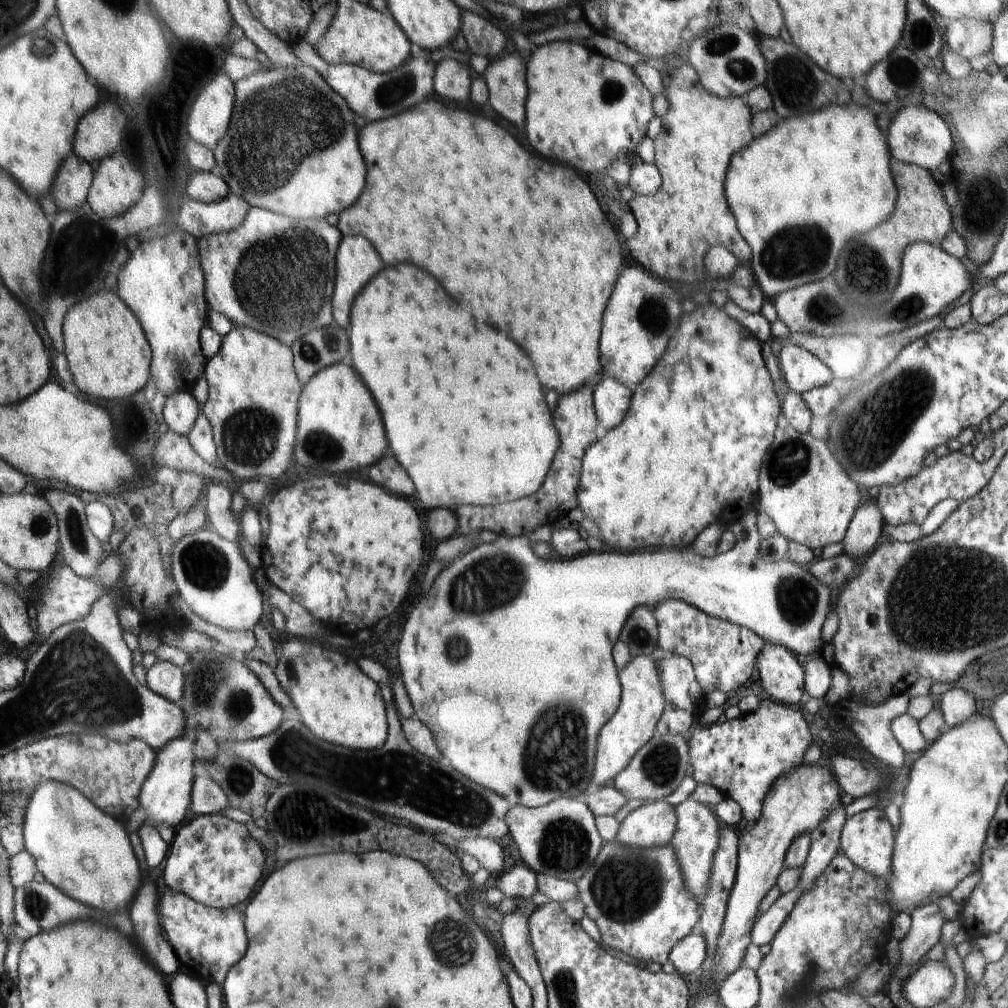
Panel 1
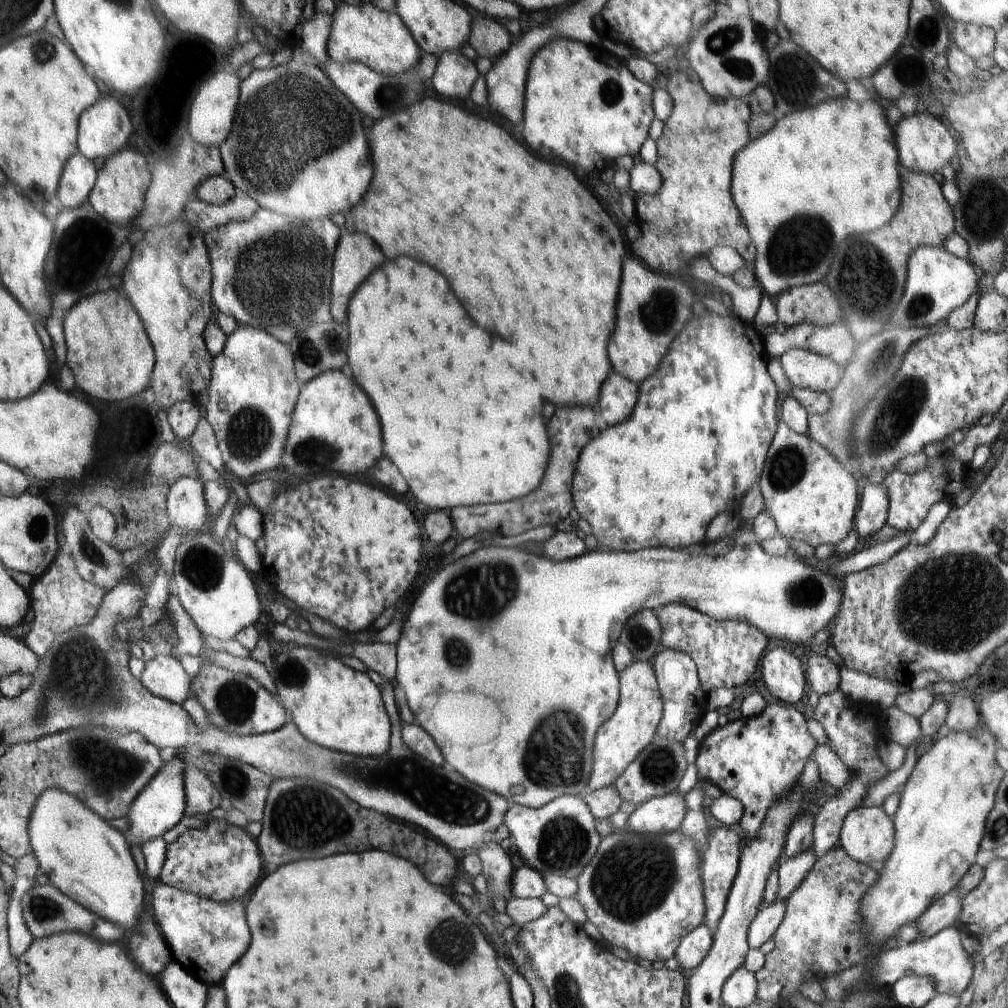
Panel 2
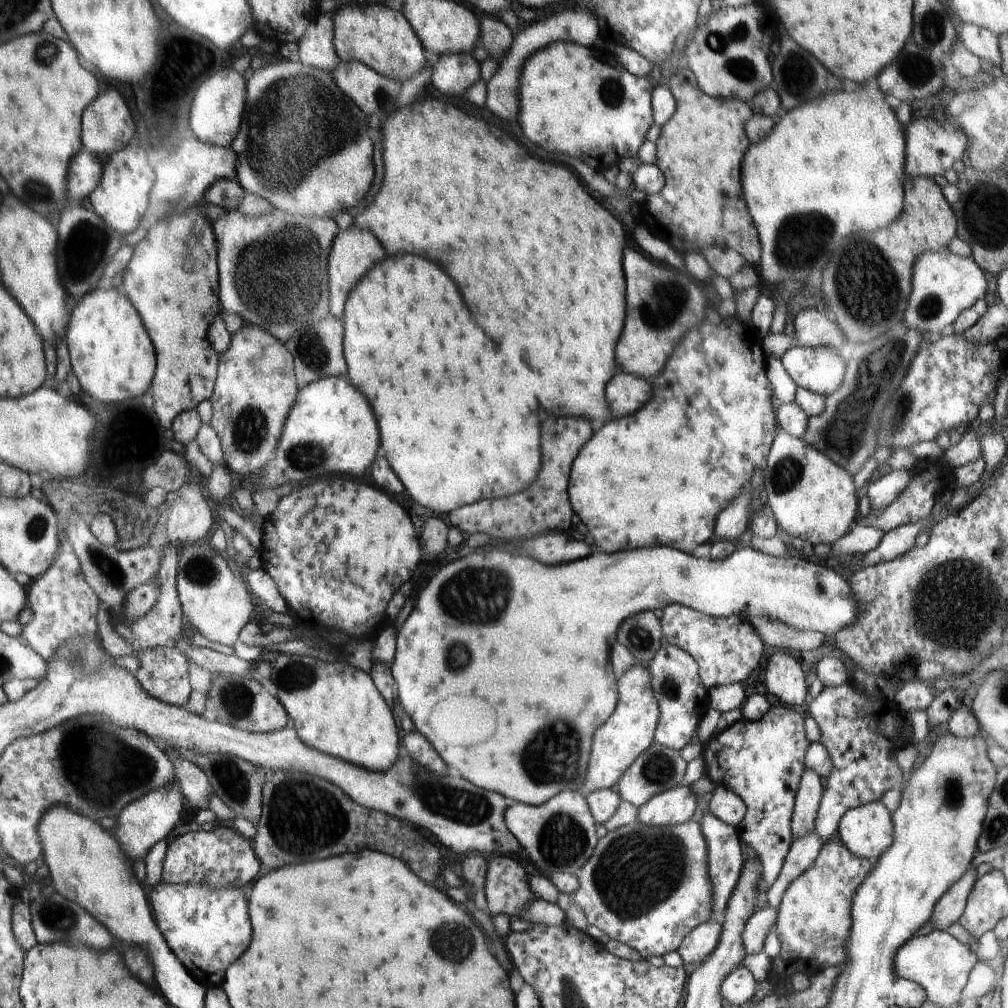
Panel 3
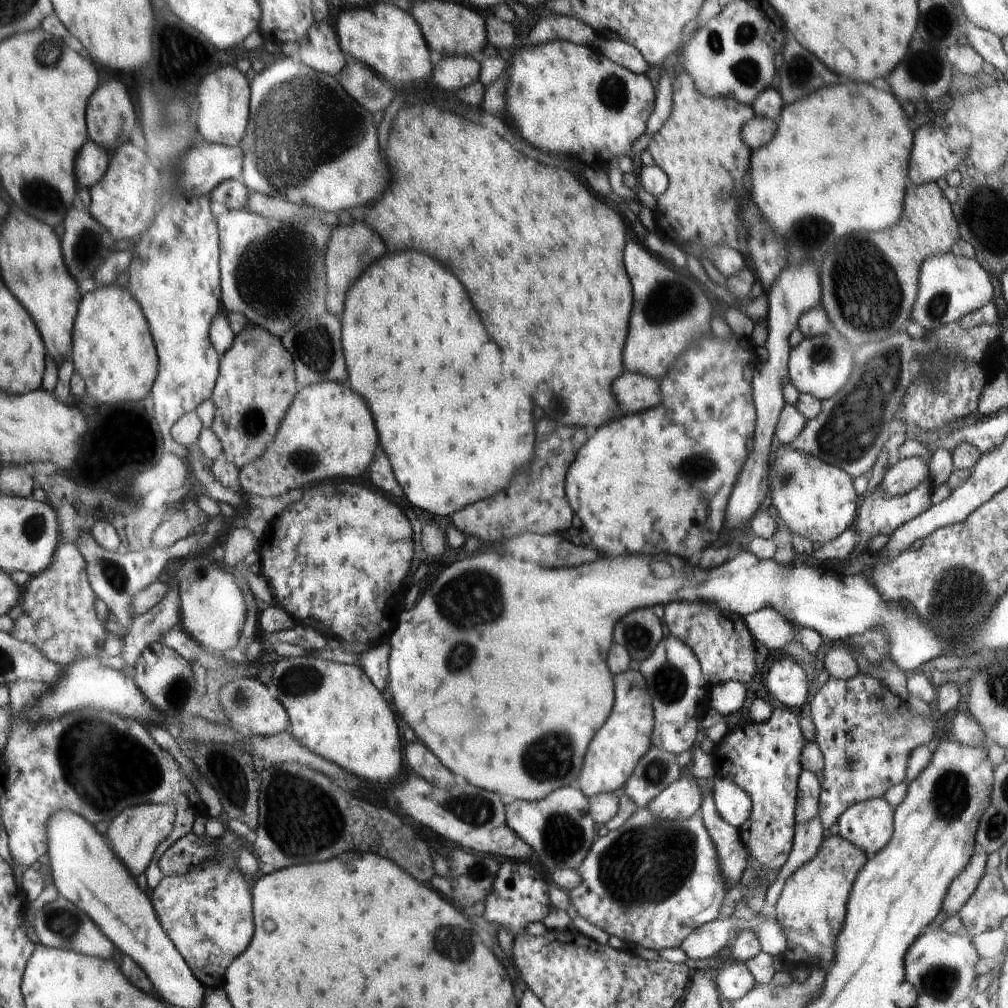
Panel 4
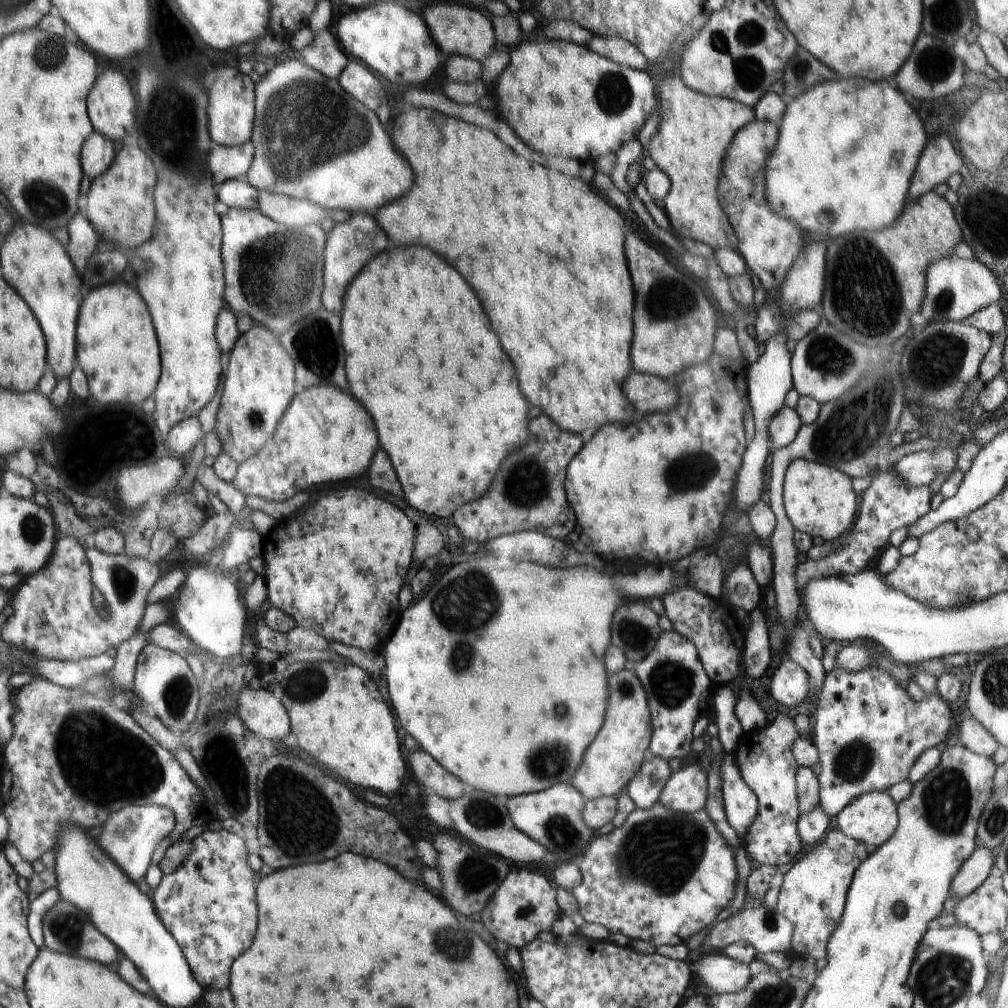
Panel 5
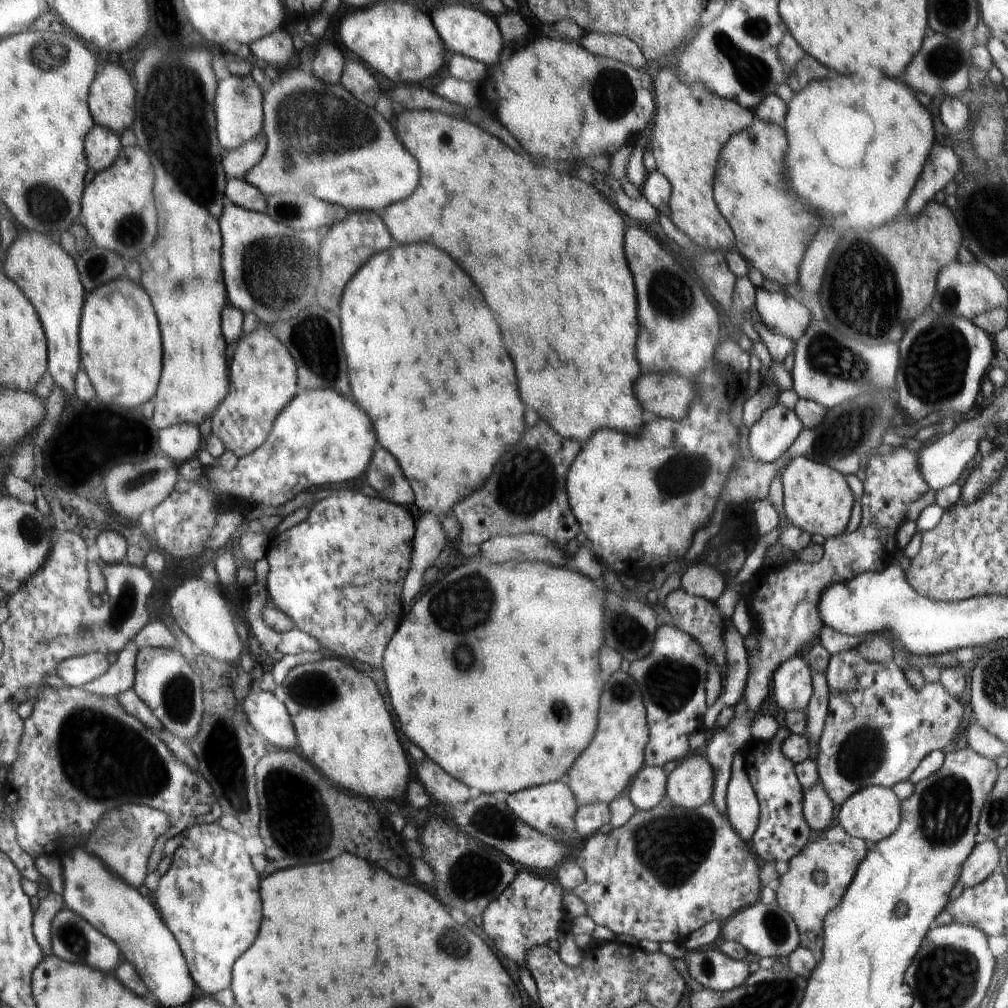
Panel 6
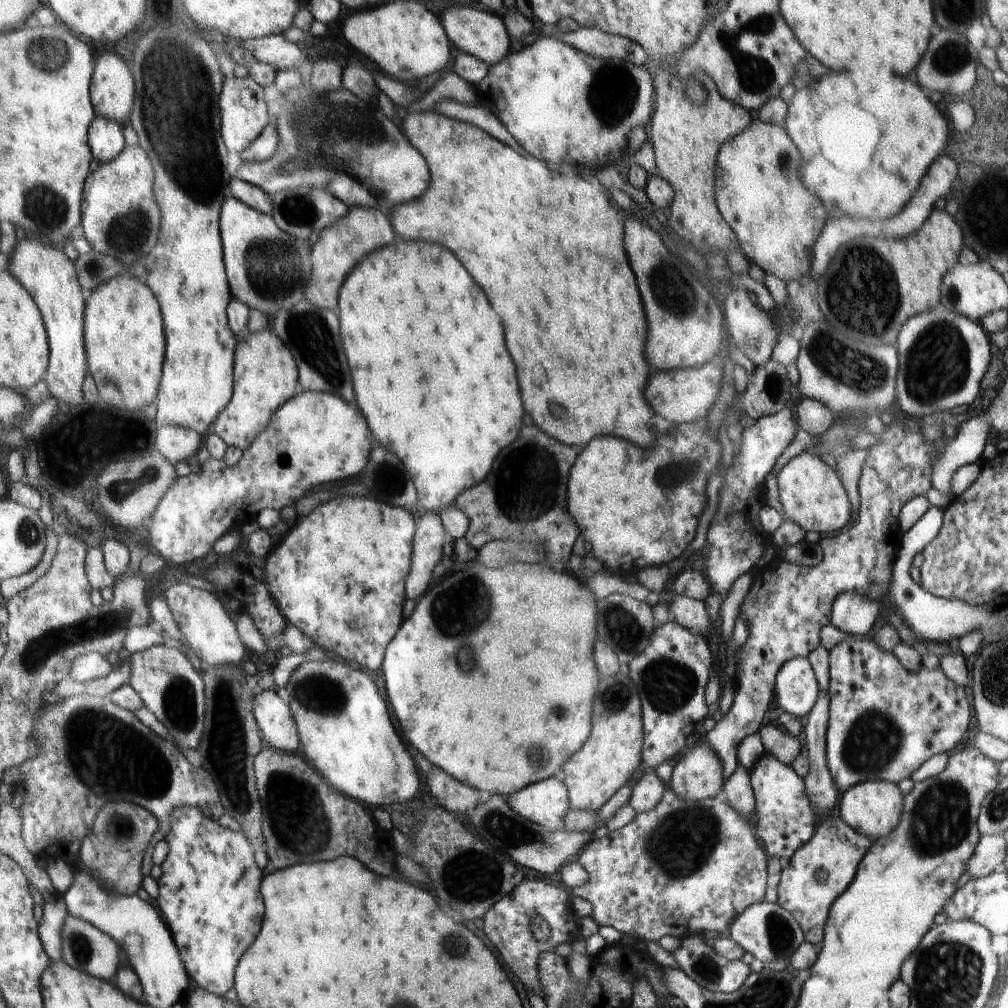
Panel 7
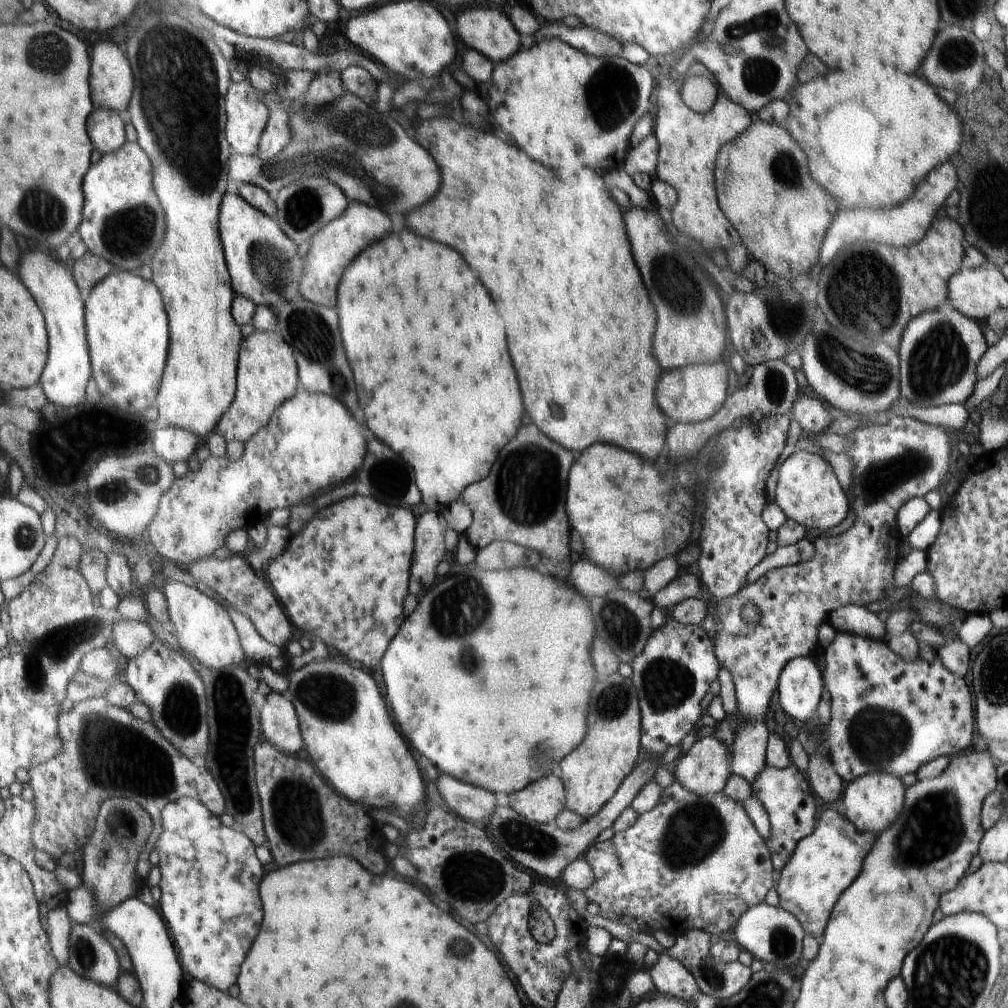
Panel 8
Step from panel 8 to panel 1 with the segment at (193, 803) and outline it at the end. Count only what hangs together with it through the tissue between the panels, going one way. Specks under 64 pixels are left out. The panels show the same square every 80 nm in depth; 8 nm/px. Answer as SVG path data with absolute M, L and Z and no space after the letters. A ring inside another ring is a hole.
M165 888L160 895L159 902L160 922L168 936L180 966L186 968L186 974L193 972L200 981L209 983L224 982L226 973L244 956L248 946L248 936L244 930L244 920L236 912L236 907L218 910L197 903L188 895L177 893Z

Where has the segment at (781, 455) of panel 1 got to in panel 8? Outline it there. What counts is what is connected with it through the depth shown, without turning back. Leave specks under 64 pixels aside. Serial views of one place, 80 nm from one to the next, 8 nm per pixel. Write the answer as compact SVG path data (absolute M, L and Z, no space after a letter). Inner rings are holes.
M800 450L787 458L778 469L775 502L786 519L817 534L839 526L849 513L849 501L829 462L818 454Z

